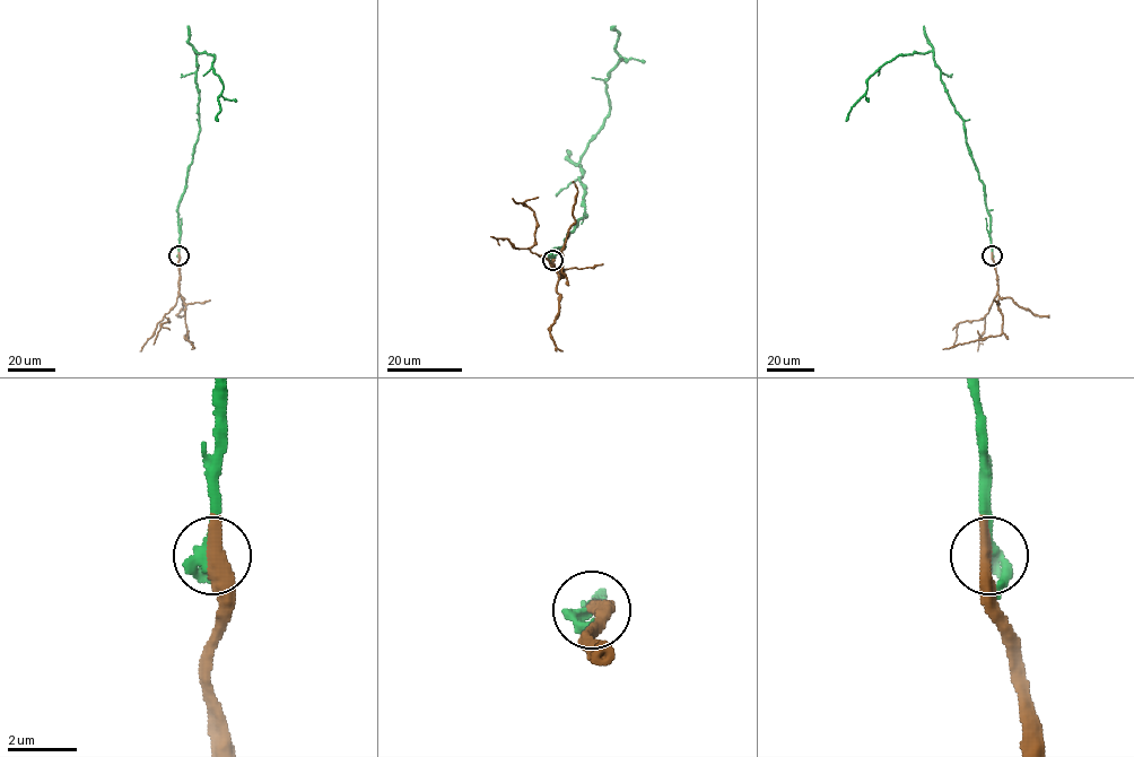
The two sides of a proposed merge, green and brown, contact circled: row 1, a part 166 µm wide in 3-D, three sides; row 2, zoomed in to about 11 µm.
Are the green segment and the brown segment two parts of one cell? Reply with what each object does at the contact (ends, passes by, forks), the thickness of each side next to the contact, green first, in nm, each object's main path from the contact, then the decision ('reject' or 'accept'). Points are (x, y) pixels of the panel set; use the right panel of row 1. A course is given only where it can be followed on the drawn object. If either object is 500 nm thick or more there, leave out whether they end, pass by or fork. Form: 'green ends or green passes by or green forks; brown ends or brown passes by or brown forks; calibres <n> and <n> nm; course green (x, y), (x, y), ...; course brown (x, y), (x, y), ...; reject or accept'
calibres 280 and 500 nm; course green (992, 255), (985, 185), (932, 51), (887, 61), (868, 80), (846, 121); course brown (992, 255), (1002, 332), (943, 349); accept

